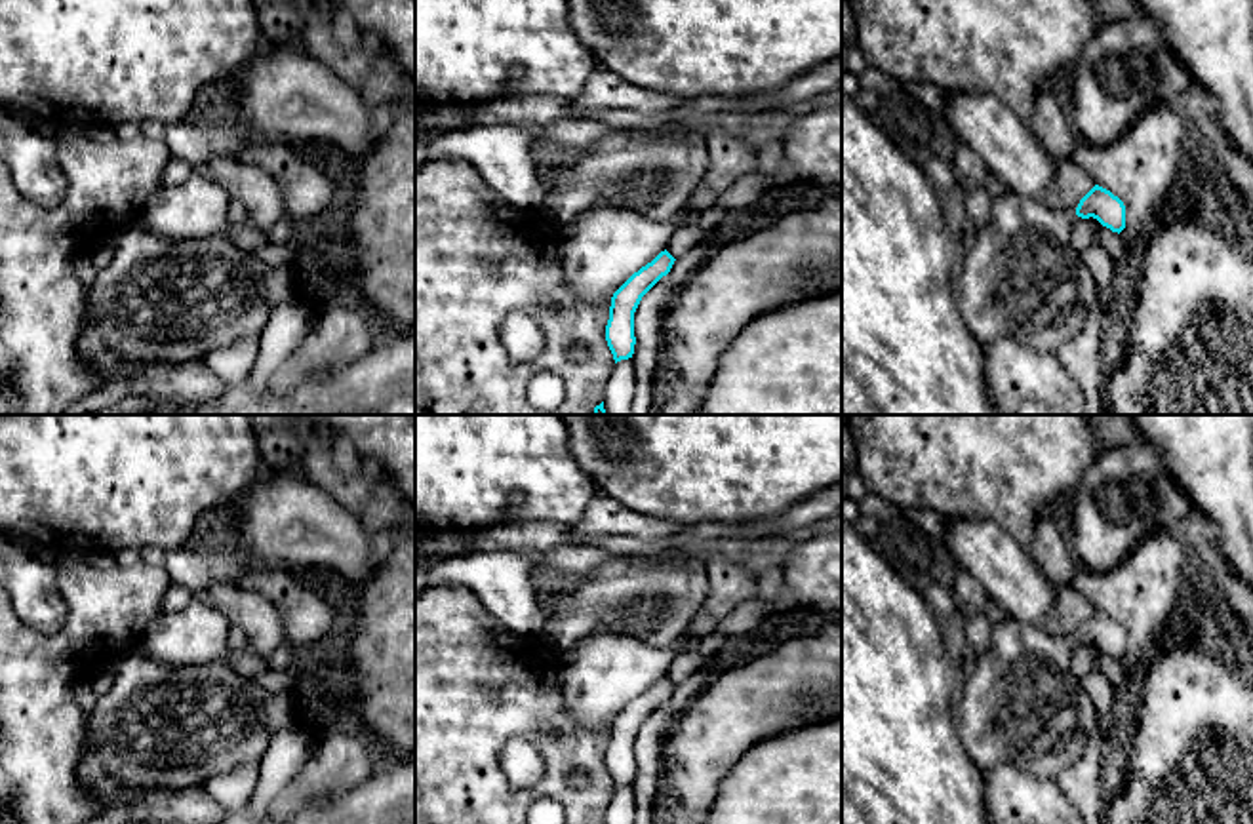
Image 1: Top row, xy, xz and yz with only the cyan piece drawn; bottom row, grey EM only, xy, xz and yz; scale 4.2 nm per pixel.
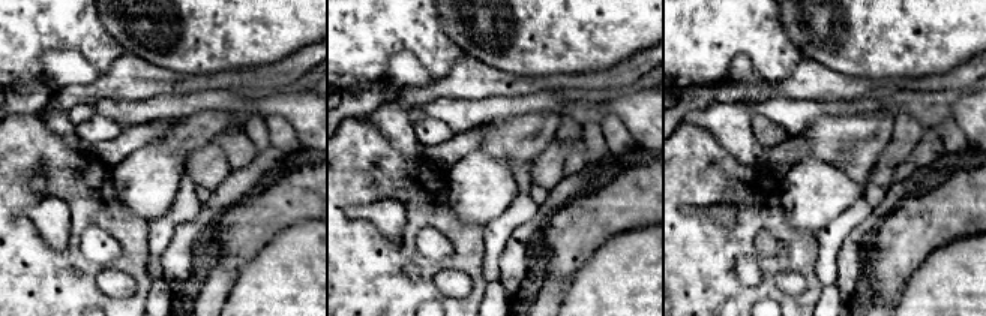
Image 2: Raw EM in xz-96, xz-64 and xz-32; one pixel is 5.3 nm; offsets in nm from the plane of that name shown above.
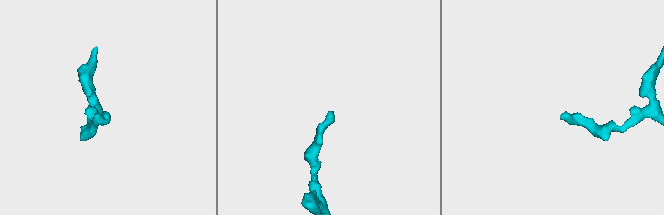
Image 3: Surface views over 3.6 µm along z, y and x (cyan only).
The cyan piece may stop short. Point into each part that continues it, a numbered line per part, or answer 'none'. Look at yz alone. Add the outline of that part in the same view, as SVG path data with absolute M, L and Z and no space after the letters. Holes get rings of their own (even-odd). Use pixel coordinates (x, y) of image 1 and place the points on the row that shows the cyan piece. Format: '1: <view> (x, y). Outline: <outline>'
1: yz (1021, 276). Outline: M1015 192L992 198L988 223L958 255L958 310L983 346L1009 335L1036 350L1057 352L1080 335L1097 282L1070 244L1076 219L1076 209L1053 209Z

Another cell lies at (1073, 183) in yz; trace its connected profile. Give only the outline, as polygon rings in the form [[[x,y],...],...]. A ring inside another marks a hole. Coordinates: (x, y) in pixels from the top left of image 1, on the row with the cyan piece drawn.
[[[1061,162],[1057,181],[1044,194],[1042,202],[1053,209],[1076,209],[1093,186],[1095,183],[1084,167],[1074,162]]]

